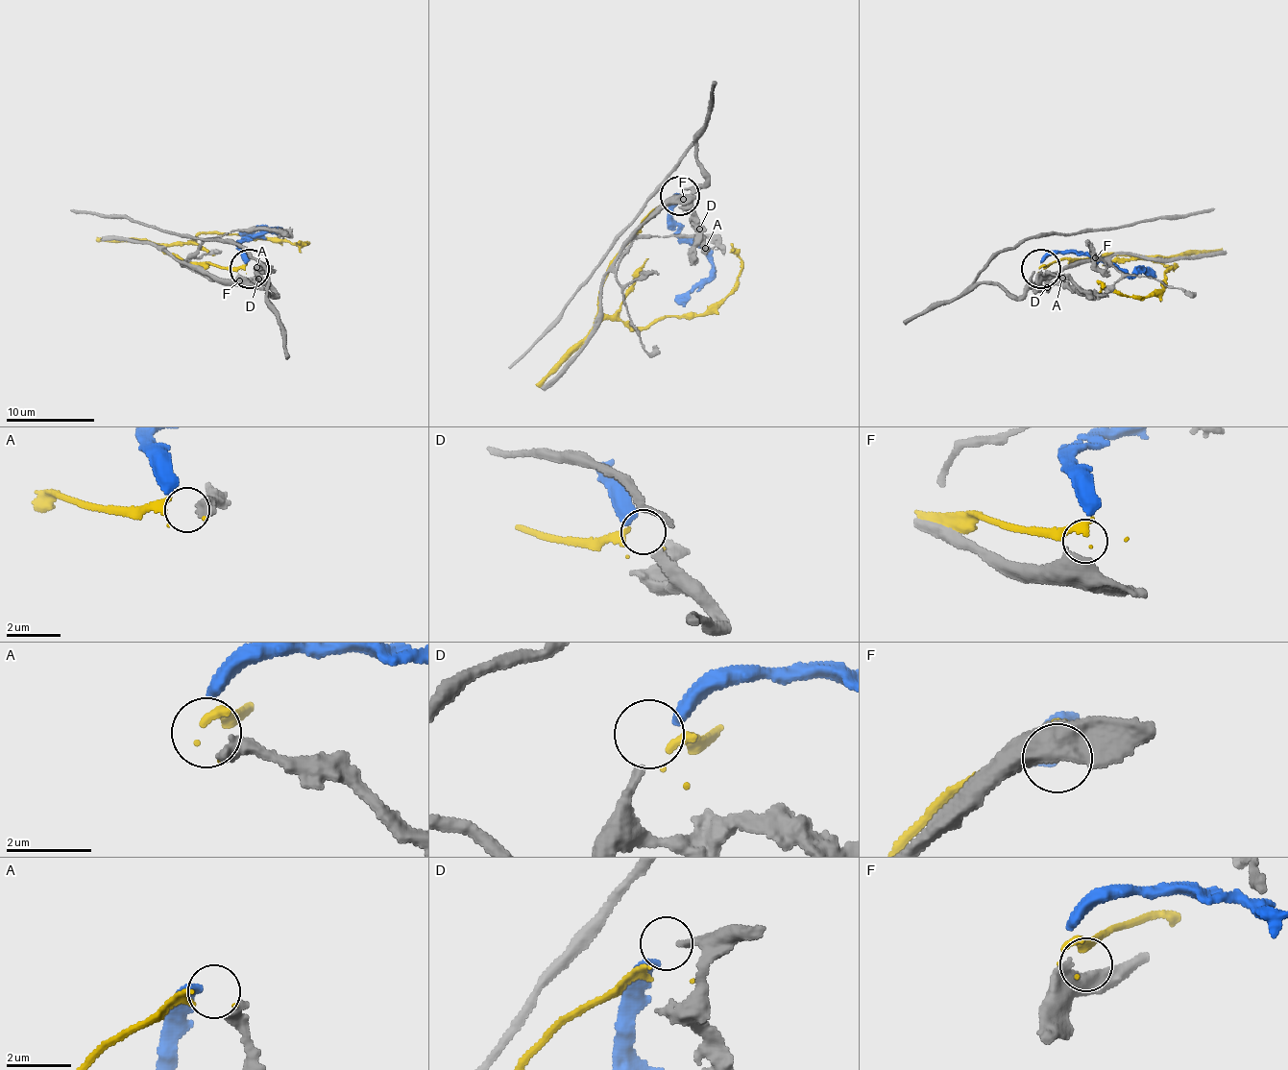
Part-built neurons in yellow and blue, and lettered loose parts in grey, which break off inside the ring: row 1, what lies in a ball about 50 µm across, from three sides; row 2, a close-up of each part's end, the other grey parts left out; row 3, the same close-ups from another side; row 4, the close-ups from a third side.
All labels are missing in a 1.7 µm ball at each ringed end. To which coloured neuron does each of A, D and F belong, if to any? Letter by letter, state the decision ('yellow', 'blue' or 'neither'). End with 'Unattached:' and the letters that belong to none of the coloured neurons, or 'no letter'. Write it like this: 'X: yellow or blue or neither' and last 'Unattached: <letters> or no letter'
A: yellow
D: blue
F: neither
Unattached: F

